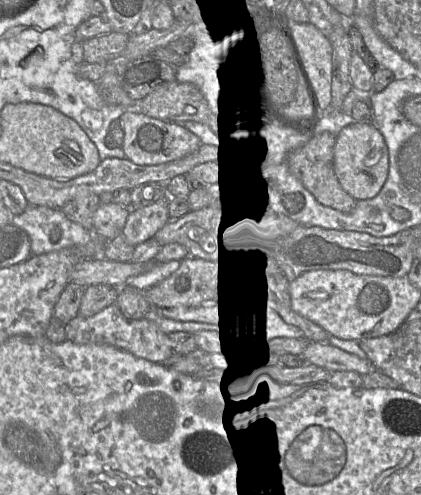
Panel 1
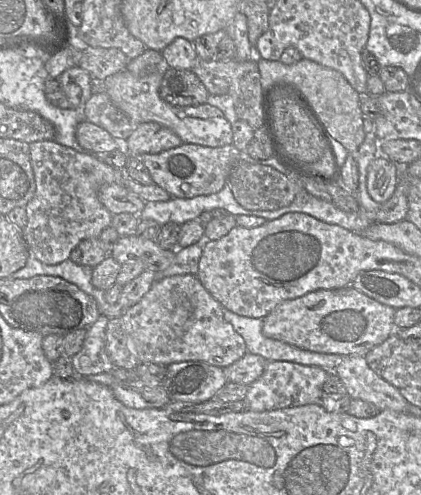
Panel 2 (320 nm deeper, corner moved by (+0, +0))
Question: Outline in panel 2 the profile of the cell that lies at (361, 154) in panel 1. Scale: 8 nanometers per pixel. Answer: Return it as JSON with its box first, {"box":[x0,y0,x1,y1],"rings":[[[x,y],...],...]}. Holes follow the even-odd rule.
{"box":[367,156,397,203],"rings":[[[377,156],[367,171],[367,190],[371,198],[378,203],[385,203],[397,186],[397,165],[384,156]]]}

